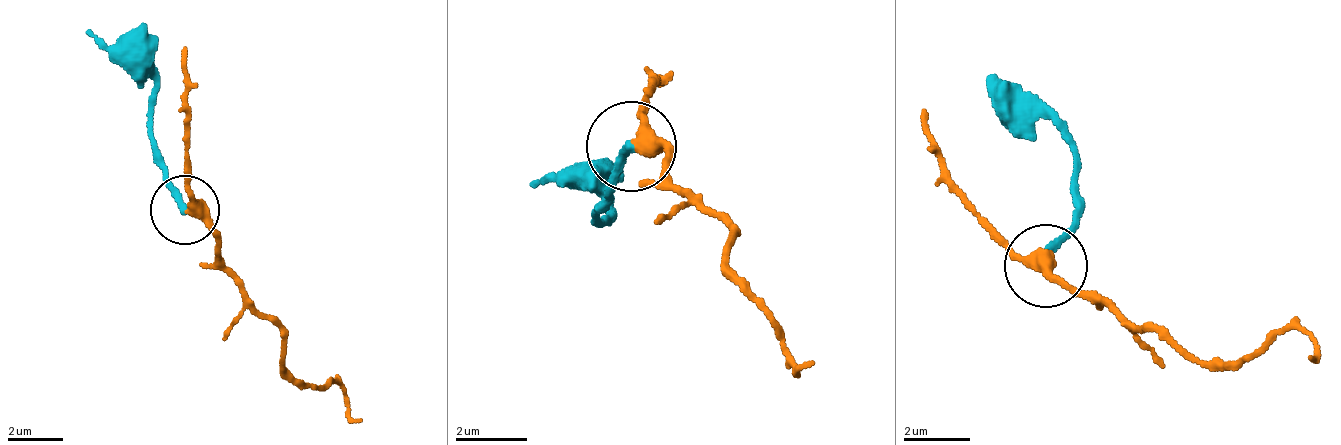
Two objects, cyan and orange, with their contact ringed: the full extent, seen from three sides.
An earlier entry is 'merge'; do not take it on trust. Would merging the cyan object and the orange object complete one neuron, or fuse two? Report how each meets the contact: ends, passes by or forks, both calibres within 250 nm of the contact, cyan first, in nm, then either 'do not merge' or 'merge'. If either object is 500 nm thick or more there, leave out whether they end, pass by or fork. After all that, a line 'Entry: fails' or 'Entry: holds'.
cyan ends there; orange passes by; 260 nm thick on the cyan side, 400 nm on the other; merge
Entry: holds

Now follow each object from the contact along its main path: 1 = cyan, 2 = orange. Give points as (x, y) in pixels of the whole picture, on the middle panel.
1: (629, 143), (601, 197), (600, 225), (611, 214), (587, 190), (527, 185)
2: (629, 143), (670, 155), (668, 182), (733, 231), (730, 256), (747, 303), (785, 359), (800, 374), (816, 359)

